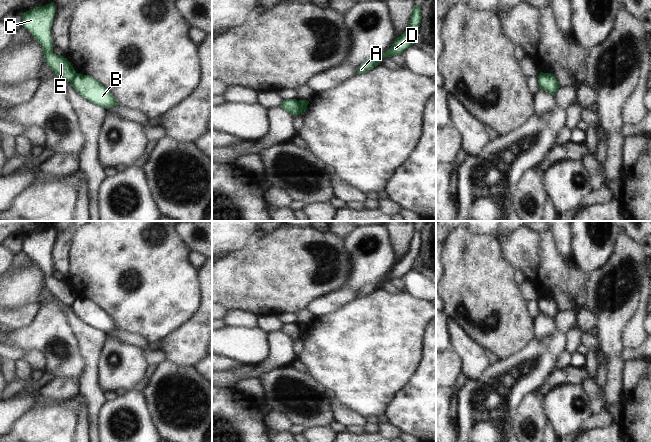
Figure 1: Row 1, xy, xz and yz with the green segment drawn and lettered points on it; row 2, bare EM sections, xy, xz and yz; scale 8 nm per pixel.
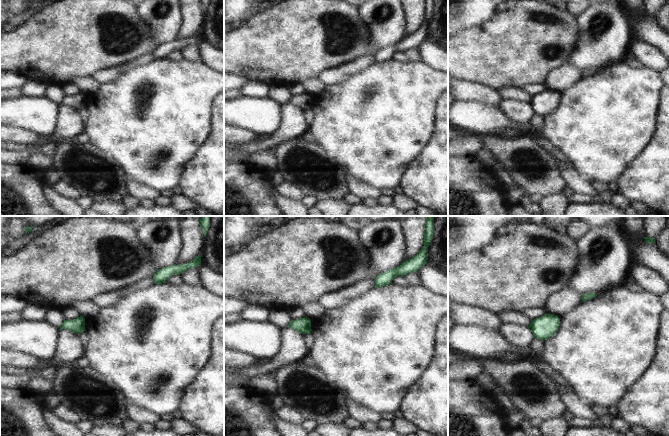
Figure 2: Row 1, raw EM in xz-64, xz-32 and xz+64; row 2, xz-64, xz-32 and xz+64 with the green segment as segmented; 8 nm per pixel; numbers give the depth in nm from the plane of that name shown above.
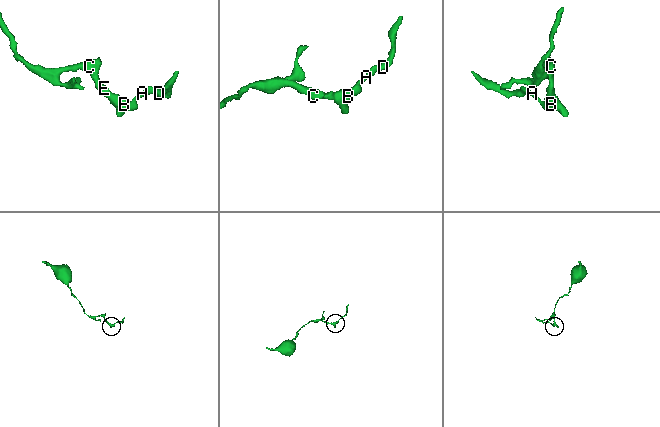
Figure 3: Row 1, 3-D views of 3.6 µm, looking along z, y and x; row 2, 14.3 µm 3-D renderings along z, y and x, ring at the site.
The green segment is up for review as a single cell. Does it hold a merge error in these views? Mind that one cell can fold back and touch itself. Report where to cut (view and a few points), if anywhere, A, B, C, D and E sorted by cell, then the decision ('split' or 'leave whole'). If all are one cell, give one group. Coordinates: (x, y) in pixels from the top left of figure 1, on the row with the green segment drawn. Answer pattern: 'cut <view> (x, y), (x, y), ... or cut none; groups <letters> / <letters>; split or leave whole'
cut xz (297, 101), (299, 114); groups A B D / C E; split

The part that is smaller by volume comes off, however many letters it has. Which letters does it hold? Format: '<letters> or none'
A, B, D

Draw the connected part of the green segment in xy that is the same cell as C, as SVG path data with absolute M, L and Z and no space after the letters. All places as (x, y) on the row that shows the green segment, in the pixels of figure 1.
M51 2L21 13L22 26L26 28L42 46L44 59L50 69L63 81L71 82L76 71L71 63L61 55L53 53L50 30L55 16L55 4Z

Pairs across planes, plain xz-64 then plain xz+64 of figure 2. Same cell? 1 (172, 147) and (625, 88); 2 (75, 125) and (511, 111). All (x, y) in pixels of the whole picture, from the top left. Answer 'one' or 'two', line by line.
1: one
2: one

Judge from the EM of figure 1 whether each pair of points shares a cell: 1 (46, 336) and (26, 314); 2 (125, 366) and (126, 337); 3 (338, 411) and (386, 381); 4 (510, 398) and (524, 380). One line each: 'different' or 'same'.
1: different
2: different
3: different
4: same

